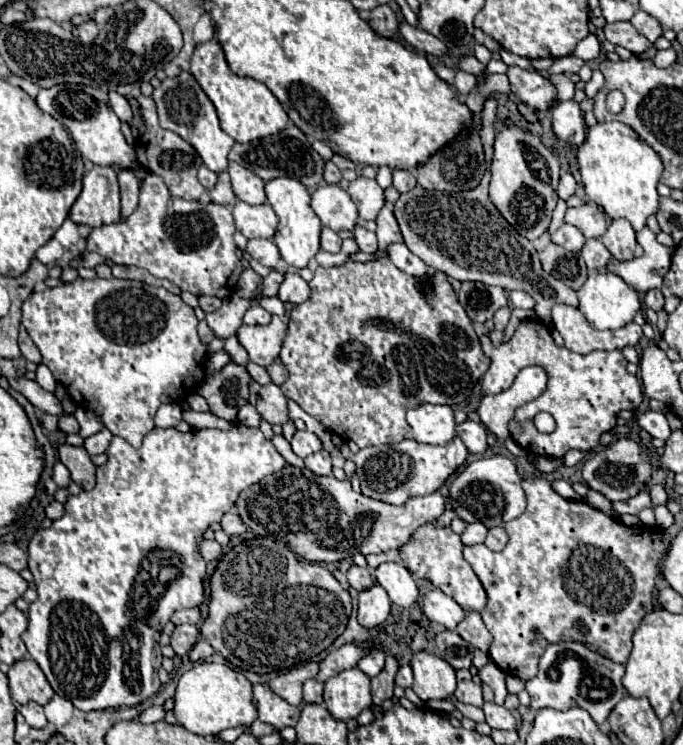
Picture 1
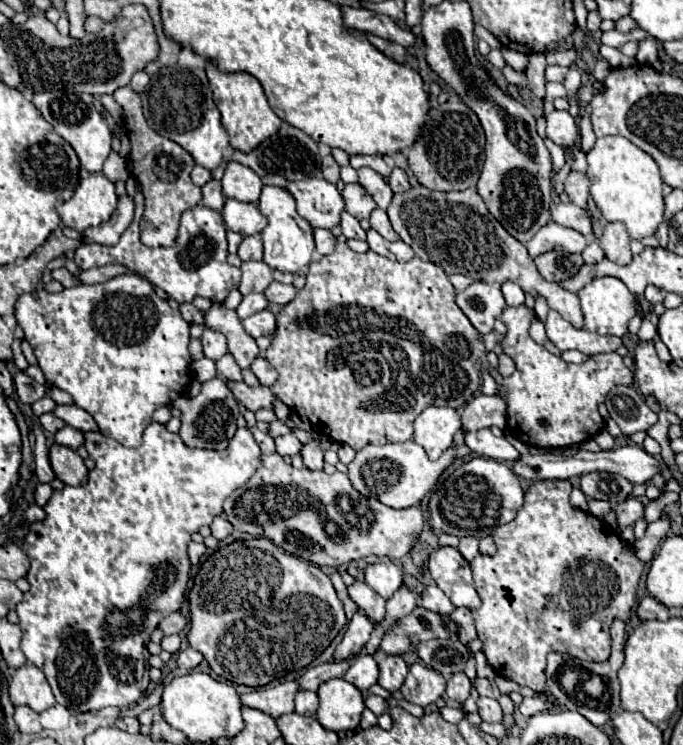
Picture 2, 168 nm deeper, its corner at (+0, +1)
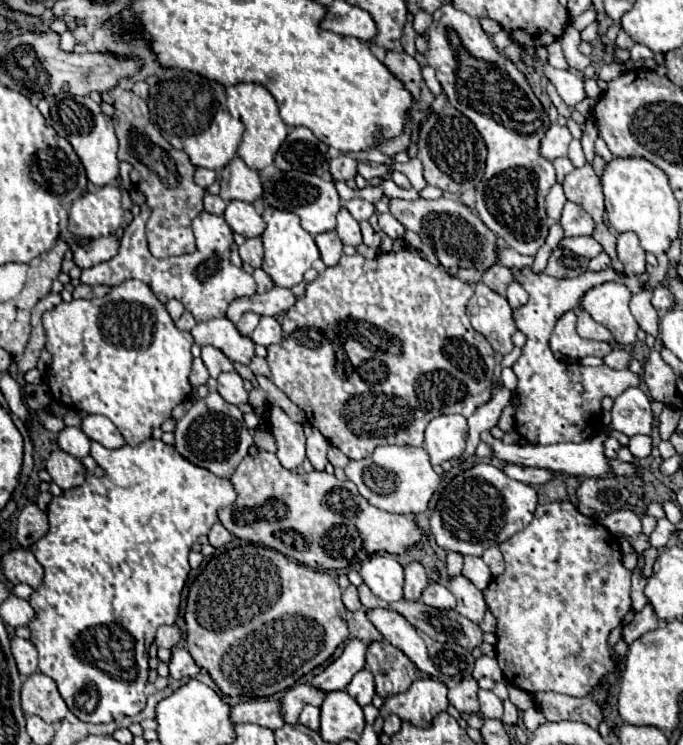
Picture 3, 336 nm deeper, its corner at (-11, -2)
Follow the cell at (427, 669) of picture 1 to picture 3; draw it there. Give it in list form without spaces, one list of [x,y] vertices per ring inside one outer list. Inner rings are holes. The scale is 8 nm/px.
[[[418,678],[412,686],[396,696],[390,696],[380,708],[382,716],[396,714],[416,726],[428,726],[430,720],[448,708],[448,688],[434,678]]]

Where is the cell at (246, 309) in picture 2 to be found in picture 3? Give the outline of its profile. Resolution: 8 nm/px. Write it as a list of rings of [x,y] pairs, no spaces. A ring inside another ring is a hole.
[[[246,312],[246,314],[240,318],[240,322],[236,324],[236,328],[238,328],[244,336],[250,336],[258,322],[260,322],[260,314],[256,314],[256,312]]]

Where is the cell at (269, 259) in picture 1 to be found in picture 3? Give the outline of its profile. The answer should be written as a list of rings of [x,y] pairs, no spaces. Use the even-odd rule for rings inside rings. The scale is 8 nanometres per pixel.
[[[246,238],[246,242],[240,246],[240,258],[244,262],[248,262],[254,268],[262,266],[262,258],[264,258],[264,244],[262,238]]]

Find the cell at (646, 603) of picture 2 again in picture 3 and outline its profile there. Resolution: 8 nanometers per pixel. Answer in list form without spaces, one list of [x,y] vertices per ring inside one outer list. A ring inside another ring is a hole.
[[[646,604],[646,606],[634,616],[634,620],[624,628],[622,636],[624,636],[624,640],[626,640],[628,644],[632,644],[636,638],[640,638],[642,634],[646,634],[648,630],[656,630],[658,626],[660,626],[660,620],[658,620],[656,612],[652,610],[650,604]]]

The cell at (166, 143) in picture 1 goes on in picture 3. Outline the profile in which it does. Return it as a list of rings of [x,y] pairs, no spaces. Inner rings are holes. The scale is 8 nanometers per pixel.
[[[120,86],[112,90],[112,96],[114,96],[116,116],[118,116],[114,120],[116,136],[120,140],[118,160],[128,160],[134,166],[134,170],[130,172],[132,184],[146,196],[146,204],[152,210],[146,222],[150,252],[156,258],[194,252],[196,246],[194,246],[194,234],[190,224],[204,210],[202,200],[206,194],[206,190],[194,182],[196,166],[192,164],[190,156],[184,150],[174,148],[162,138],[162,134],[150,122],[148,106],[140,96]]]

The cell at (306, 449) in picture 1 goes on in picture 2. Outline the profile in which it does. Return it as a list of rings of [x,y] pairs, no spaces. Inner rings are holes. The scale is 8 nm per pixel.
[[[287,433],[287,435],[281,435],[281,437],[277,437],[275,439],[275,445],[277,445],[277,453],[279,455],[289,455],[289,457],[293,457],[295,453],[299,453],[301,451],[301,441],[293,435],[293,433]]]

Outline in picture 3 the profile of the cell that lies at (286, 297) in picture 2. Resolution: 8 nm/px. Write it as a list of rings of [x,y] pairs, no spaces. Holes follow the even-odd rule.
[[[274,286],[266,294],[252,294],[252,296],[232,300],[226,316],[232,322],[238,322],[242,318],[242,314],[252,312],[252,310],[262,316],[278,316],[280,312],[286,312],[294,302],[296,302],[296,296],[292,294],[290,288]]]

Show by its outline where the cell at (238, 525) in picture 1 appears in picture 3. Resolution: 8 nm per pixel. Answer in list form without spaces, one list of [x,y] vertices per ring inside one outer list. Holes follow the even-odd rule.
[[[220,522],[214,524],[212,530],[210,530],[210,534],[208,534],[208,540],[210,540],[210,544],[212,544],[214,548],[222,548],[222,546],[230,544],[232,538],[234,538],[234,536],[232,536]]]

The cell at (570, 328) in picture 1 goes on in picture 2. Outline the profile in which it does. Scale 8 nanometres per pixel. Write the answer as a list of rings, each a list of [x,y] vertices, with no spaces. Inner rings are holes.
[[[549,309],[549,315],[545,319],[545,331],[549,341],[561,351],[577,349],[587,355],[597,355],[597,353],[611,353],[617,351],[617,347],[621,347],[619,337],[601,337],[587,329],[575,329],[553,309]]]

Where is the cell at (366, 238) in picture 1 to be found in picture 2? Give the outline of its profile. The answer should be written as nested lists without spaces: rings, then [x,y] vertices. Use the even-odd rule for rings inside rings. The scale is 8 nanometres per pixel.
[[[347,211],[341,213],[339,227],[341,227],[341,233],[345,235],[345,239],[365,239],[365,231],[361,229],[359,221],[353,215],[349,215]]]

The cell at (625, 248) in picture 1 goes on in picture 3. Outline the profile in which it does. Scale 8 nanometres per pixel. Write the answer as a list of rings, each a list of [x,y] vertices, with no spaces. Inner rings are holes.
[[[622,232],[618,234],[618,260],[622,262],[624,270],[628,274],[642,274],[644,272],[644,248],[638,242],[638,236],[634,232]]]

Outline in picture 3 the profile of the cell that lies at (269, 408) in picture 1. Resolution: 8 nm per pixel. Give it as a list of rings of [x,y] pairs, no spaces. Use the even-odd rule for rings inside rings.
[[[222,372],[218,376],[218,392],[230,404],[248,404],[244,378],[238,372]]]

